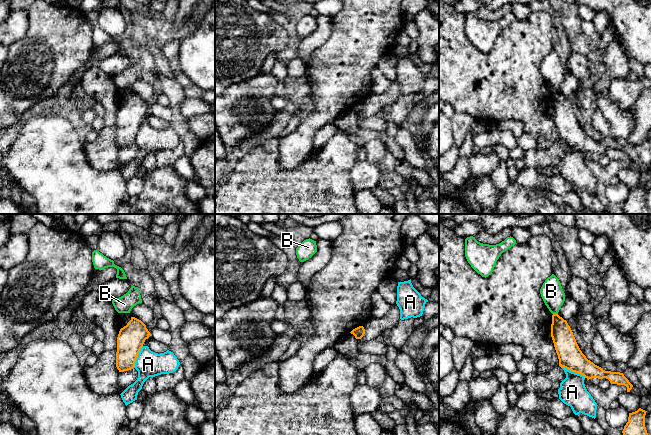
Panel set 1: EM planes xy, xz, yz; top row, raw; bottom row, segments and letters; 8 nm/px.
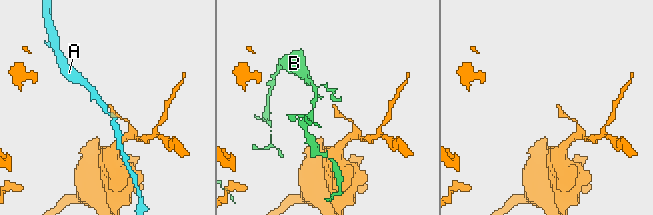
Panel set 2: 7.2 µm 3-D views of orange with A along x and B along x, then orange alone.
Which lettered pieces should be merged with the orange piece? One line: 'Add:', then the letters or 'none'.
Add: none

